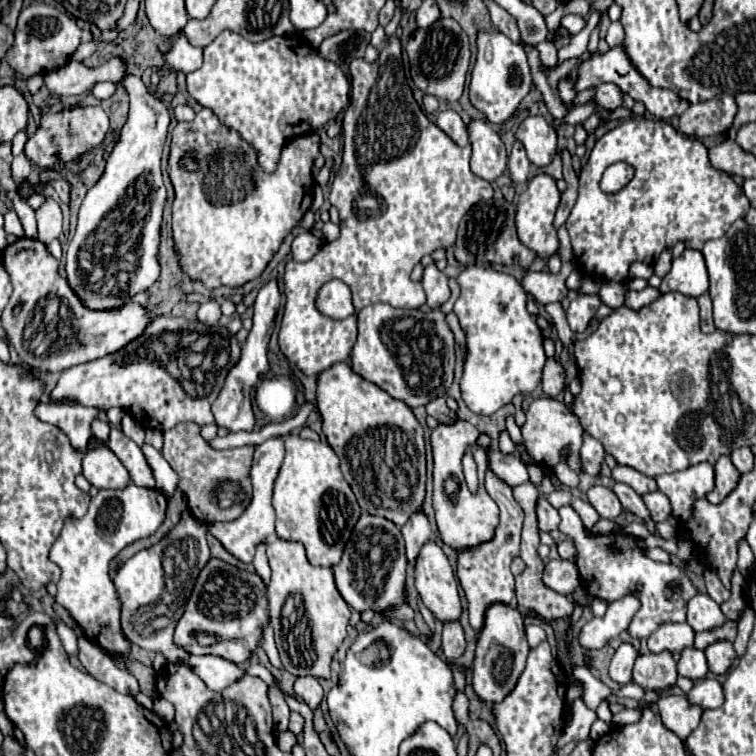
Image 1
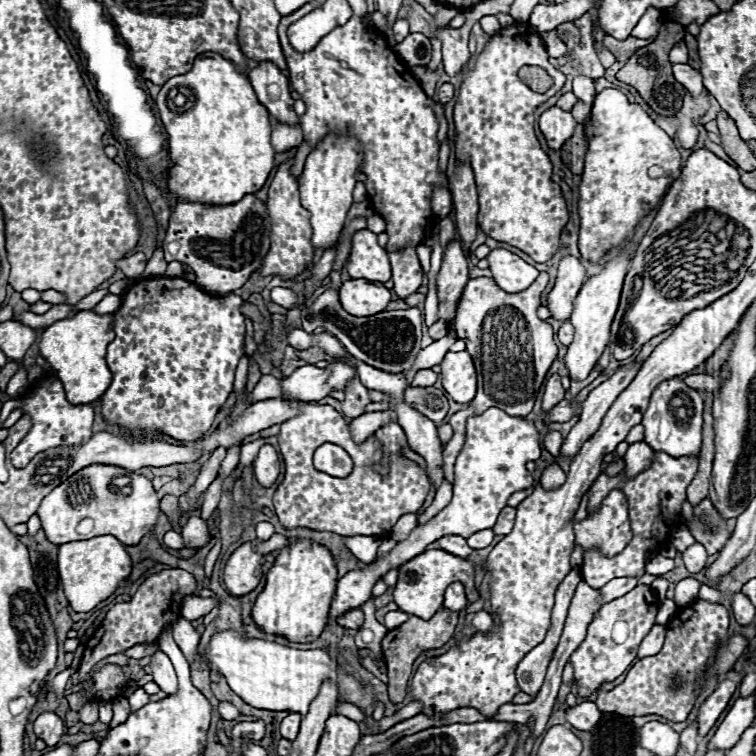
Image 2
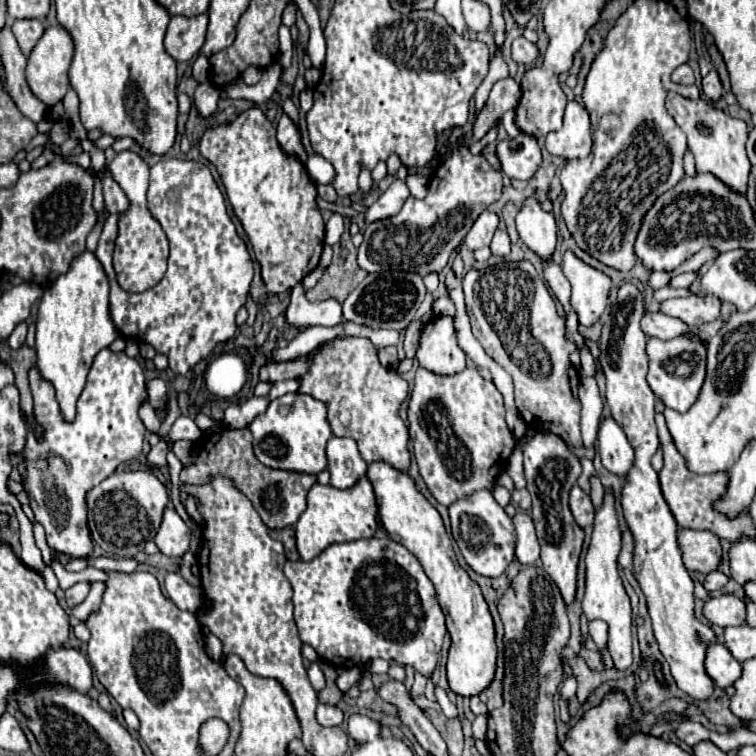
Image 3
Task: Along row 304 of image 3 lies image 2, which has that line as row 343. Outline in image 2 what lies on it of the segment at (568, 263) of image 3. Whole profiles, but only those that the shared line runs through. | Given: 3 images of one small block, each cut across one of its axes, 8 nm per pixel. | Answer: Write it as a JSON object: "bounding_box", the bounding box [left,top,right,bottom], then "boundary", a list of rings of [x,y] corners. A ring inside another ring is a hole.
{"bounding_box":[564,250,630,380],"boundary":[[[620,250],[616,256],[612,256],[610,260],[604,262],[602,270],[596,276],[588,278],[584,282],[584,286],[580,288],[580,292],[576,296],[574,312],[570,316],[570,322],[574,324],[576,334],[574,334],[574,342],[568,346],[568,354],[564,358],[572,380],[584,380],[590,374],[590,370],[596,366],[600,354],[604,352],[604,348],[610,340],[610,324],[618,310],[622,282],[628,272],[628,260],[630,260],[630,252]]]}

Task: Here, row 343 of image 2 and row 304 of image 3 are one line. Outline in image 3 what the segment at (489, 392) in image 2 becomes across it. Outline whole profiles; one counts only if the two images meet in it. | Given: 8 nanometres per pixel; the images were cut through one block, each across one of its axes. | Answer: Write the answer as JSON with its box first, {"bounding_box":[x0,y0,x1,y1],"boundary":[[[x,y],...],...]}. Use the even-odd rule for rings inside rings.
{"bounding_box":[462,260,580,446],"boundary":[[[520,260],[500,262],[484,270],[472,268],[464,276],[462,288],[472,334],[488,356],[514,378],[516,408],[524,422],[536,430],[558,434],[568,446],[580,446],[580,380],[568,360],[576,346],[564,338],[564,318],[558,316],[554,300],[534,266]]]}

